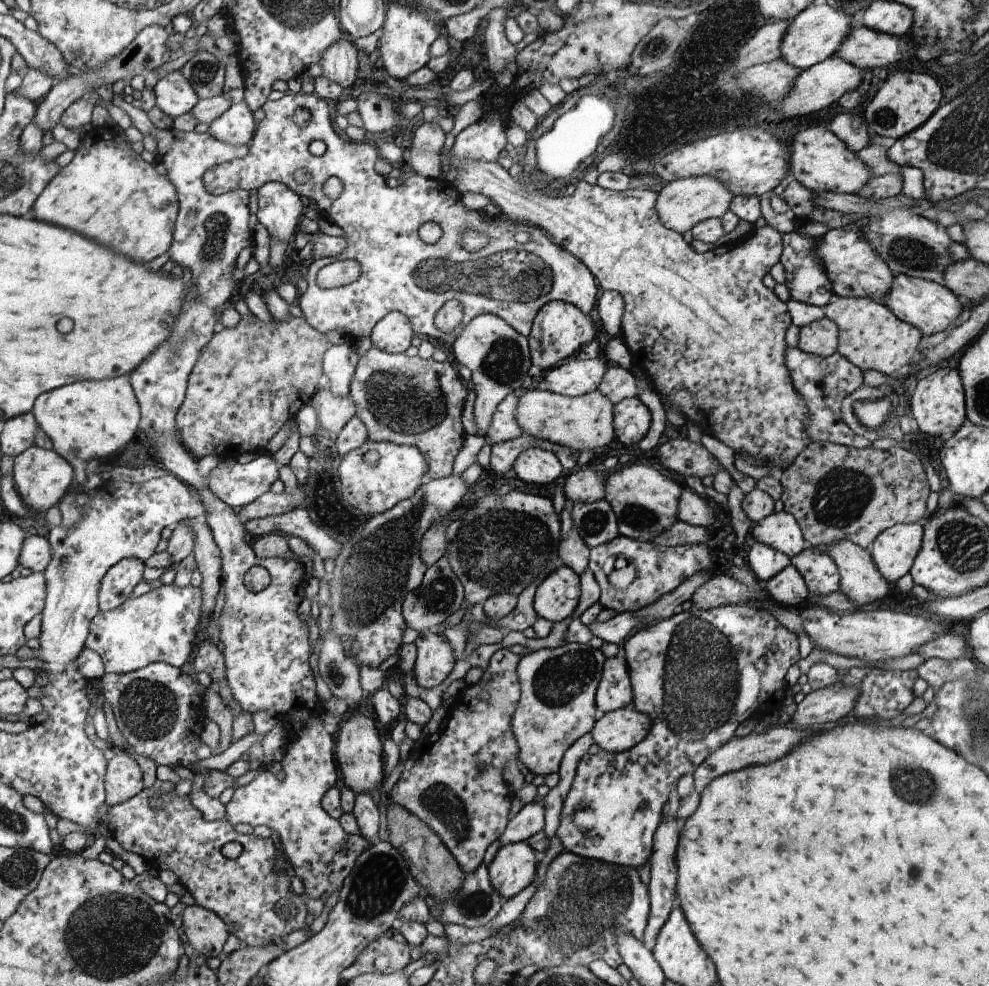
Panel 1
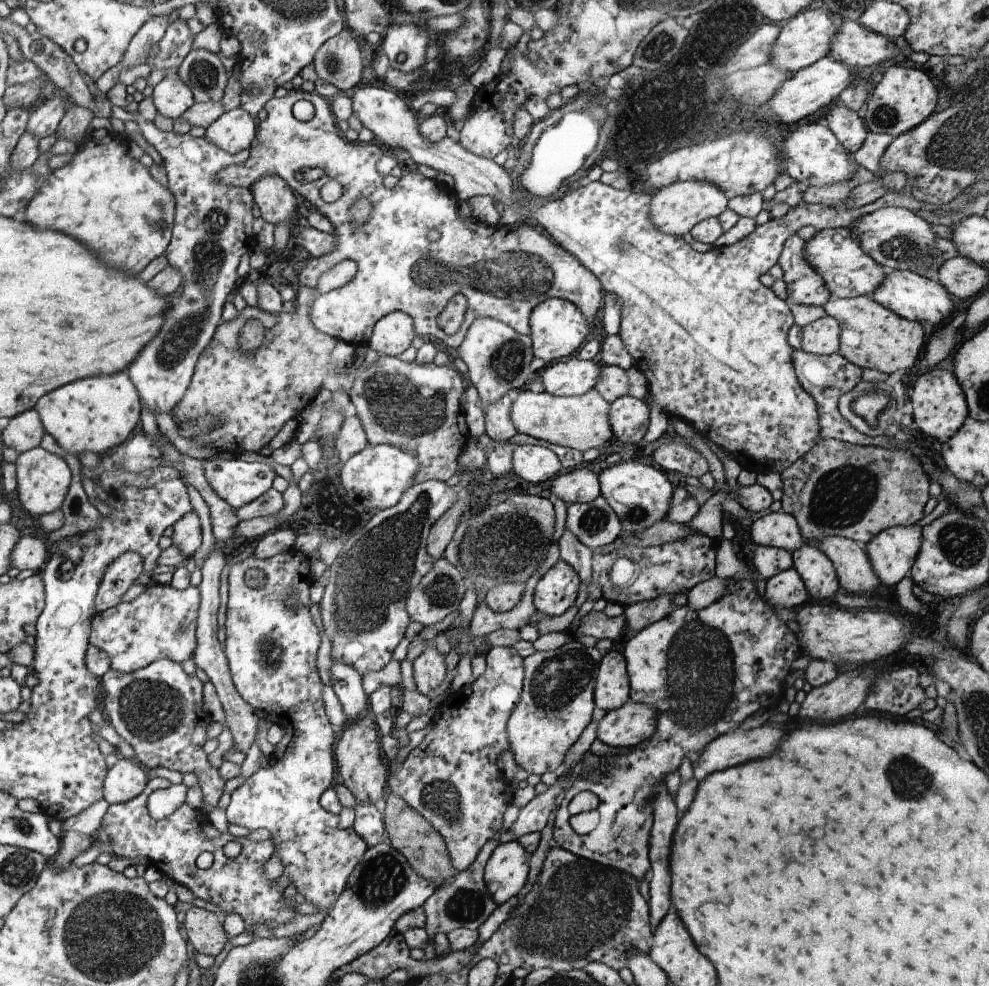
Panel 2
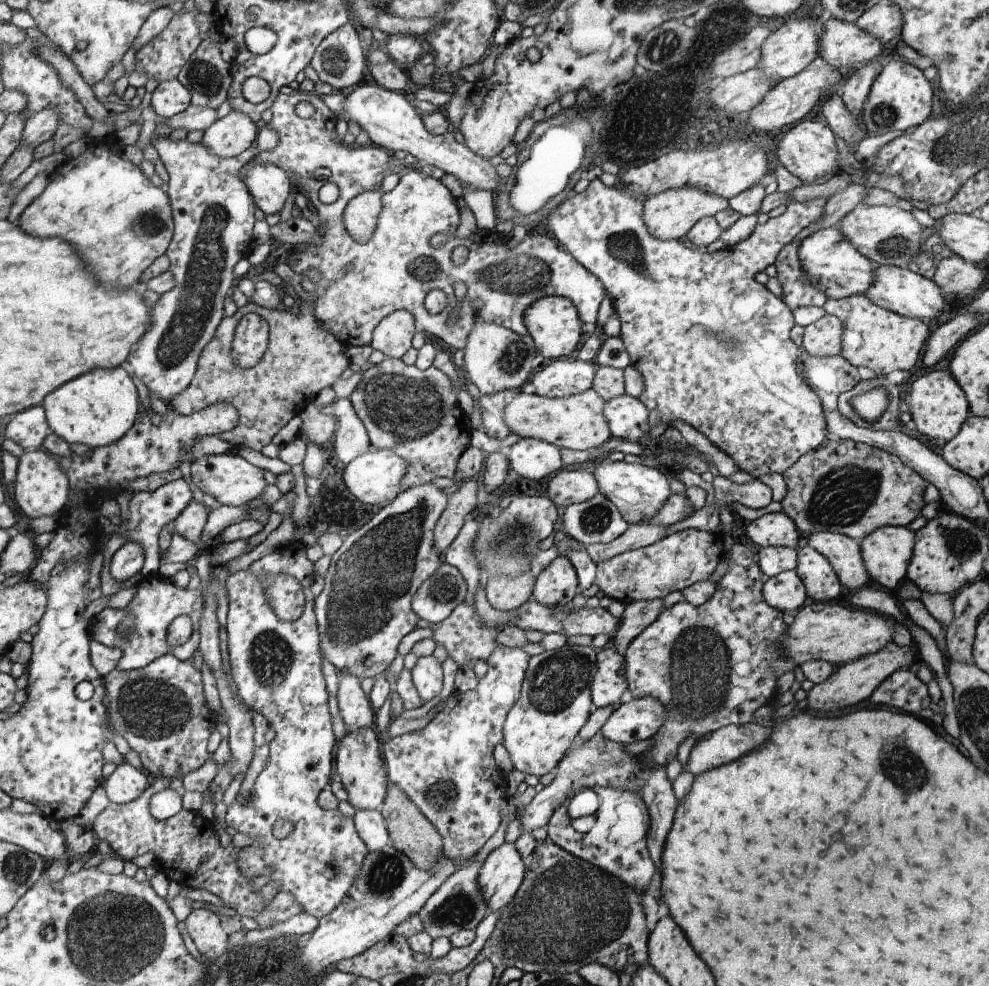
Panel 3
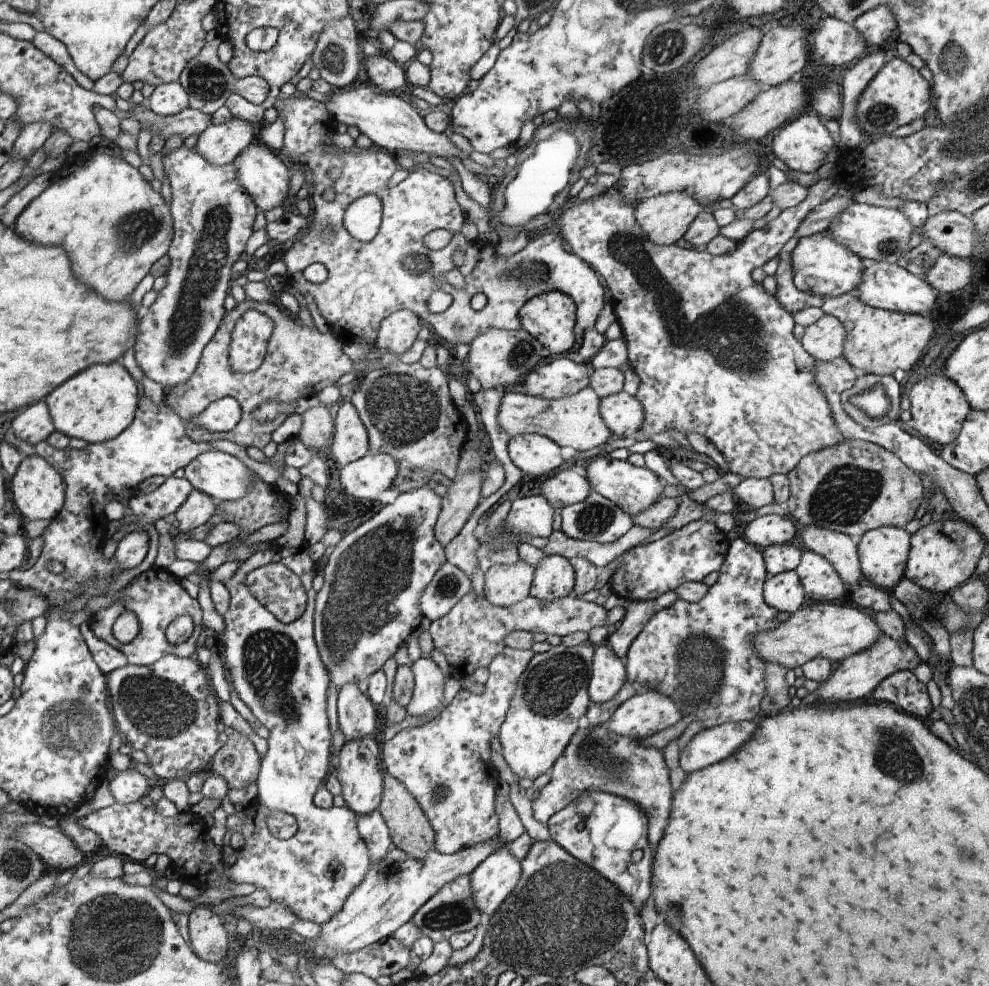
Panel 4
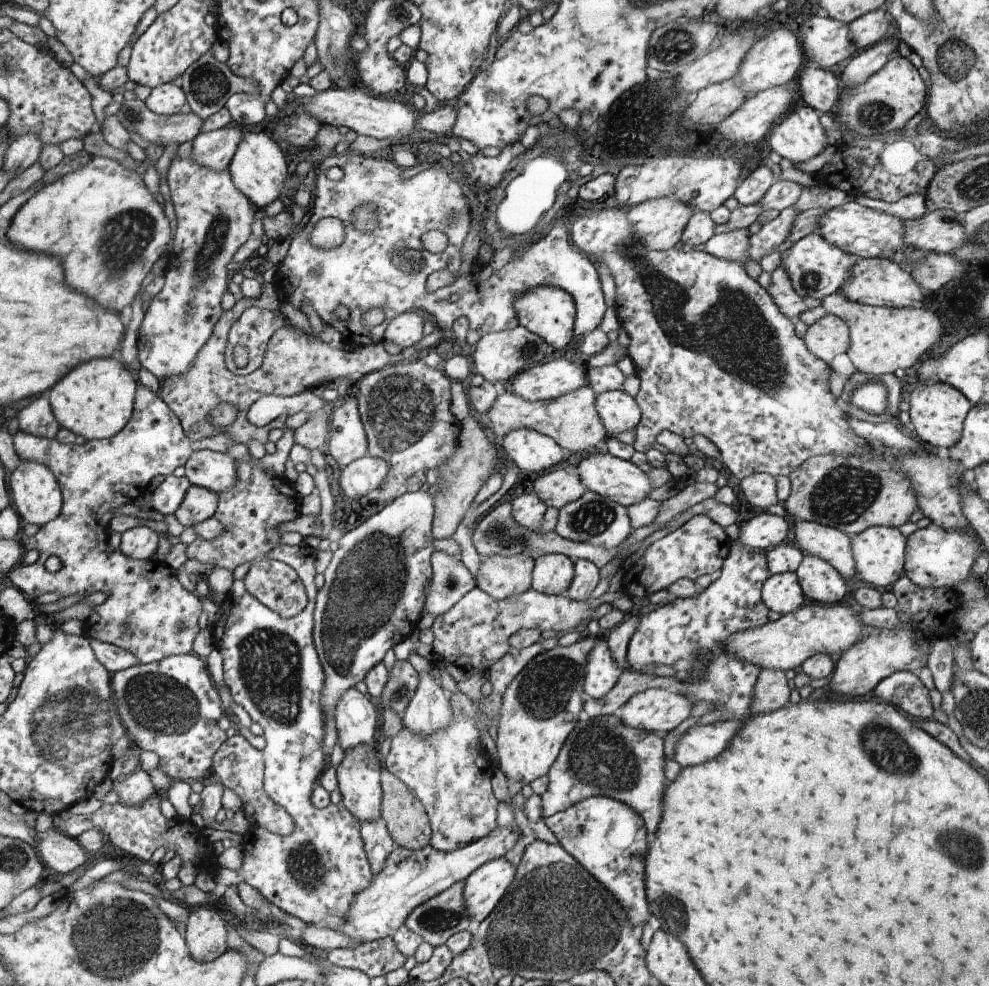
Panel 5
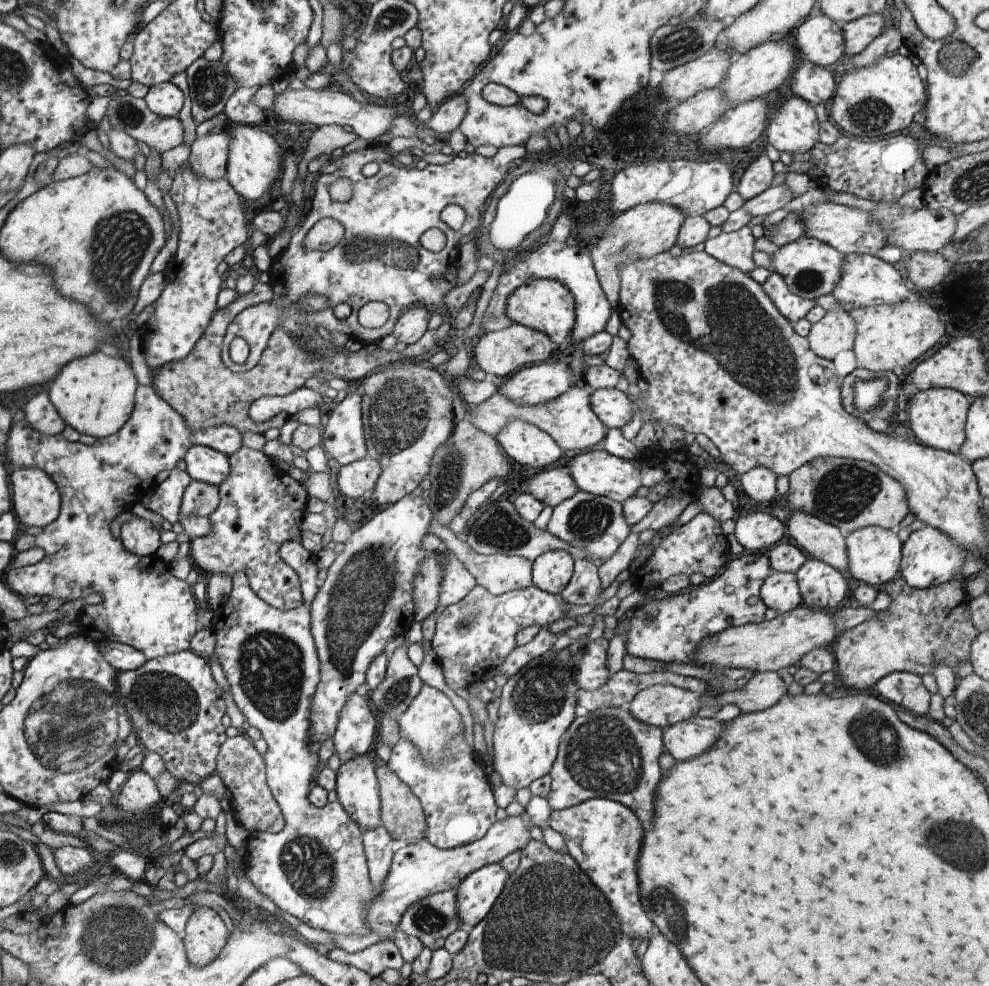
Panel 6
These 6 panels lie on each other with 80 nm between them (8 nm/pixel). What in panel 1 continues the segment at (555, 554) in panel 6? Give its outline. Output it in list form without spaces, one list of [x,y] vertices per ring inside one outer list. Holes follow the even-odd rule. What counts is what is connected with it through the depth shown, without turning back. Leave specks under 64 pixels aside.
[[[565,565],[560,566],[536,588],[534,610],[538,618],[553,623],[572,616],[582,600],[579,572]]]

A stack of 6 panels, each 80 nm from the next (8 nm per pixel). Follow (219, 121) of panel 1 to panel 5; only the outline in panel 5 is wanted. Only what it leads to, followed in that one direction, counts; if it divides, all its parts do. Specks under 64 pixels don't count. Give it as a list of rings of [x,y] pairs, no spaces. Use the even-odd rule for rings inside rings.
[[[233,122],[226,127],[200,133],[193,140],[192,155],[196,162],[212,170],[227,170],[243,144],[246,130]]]

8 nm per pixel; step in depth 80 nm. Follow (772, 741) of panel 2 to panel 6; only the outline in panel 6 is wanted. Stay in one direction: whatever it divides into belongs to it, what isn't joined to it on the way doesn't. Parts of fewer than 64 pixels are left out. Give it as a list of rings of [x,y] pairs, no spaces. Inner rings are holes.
[[[696,718],[664,726],[664,746],[678,762],[702,756],[722,736],[724,723],[715,719]]]

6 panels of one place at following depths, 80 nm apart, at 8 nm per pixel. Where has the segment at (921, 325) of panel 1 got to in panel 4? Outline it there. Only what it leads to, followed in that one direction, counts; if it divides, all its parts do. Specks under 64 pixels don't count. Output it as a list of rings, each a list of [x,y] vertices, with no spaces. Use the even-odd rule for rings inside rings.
[[[867,261],[864,278],[856,288],[855,295],[869,306],[902,314],[920,314],[931,316],[930,310],[936,304],[938,292],[926,282],[923,277],[918,277],[901,268],[898,264],[888,262]]]

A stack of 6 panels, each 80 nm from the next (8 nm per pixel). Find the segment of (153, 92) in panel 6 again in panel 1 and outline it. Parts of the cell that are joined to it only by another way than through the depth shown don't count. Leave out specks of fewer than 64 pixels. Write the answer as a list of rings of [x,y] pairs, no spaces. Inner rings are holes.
[[[181,69],[166,74],[153,91],[156,93],[156,106],[174,119],[190,113],[200,100],[199,92]]]

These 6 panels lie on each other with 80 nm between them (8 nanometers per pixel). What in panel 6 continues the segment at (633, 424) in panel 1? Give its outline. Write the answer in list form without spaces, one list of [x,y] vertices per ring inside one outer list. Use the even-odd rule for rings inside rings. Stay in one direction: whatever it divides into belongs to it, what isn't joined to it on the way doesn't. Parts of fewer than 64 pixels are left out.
[[[616,388],[594,391],[591,406],[609,430],[621,429],[634,416],[632,401],[627,394]]]

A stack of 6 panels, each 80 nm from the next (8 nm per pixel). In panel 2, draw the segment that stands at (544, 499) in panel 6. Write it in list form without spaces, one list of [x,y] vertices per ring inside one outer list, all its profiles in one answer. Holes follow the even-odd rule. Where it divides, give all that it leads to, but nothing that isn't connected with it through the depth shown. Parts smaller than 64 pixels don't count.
[[[576,468],[560,474],[551,483],[551,497],[561,506],[573,503],[592,503],[601,496],[600,478],[588,468]]]

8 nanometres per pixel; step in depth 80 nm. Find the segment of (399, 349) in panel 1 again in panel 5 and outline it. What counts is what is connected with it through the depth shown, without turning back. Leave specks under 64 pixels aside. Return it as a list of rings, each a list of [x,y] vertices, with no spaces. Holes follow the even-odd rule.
[[[404,312],[388,322],[382,342],[394,343],[401,346],[402,350],[411,347],[422,339],[422,326],[424,326],[424,318],[420,316],[420,312]]]

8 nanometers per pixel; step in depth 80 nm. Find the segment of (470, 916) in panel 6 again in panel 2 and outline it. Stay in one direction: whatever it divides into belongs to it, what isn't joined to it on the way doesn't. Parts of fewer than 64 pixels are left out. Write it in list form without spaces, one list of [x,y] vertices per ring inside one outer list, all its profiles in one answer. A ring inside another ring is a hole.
[[[515,840],[499,844],[486,864],[484,883],[493,902],[511,901],[524,888],[529,876],[528,852]]]

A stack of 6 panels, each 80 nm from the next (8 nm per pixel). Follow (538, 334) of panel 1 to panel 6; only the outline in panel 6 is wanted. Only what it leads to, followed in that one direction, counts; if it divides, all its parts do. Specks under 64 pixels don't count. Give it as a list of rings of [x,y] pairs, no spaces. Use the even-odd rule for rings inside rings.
[[[546,279],[535,280],[516,288],[515,292],[508,298],[508,318],[512,320],[513,324],[520,324],[548,334],[548,338],[559,345],[572,332],[574,300],[571,290],[568,290],[568,287],[564,286],[562,282]]]

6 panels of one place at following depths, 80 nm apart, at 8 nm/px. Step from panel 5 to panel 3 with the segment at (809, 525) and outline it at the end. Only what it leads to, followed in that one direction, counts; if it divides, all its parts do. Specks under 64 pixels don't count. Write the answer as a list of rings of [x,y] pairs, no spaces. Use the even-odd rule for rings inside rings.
[[[816,532],[804,542],[818,550],[830,562],[842,585],[852,590],[860,590],[872,583],[864,566],[859,540],[840,533]]]

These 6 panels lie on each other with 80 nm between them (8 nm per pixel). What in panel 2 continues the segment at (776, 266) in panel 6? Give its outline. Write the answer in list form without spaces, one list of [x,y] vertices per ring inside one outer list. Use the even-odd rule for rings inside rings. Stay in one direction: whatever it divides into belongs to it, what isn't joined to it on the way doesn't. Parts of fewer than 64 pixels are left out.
[[[838,227],[818,231],[804,248],[804,256],[810,266],[824,278],[825,288],[835,299],[871,296],[883,286],[886,278],[887,269],[860,248],[855,234],[851,234],[850,230],[850,227]]]

